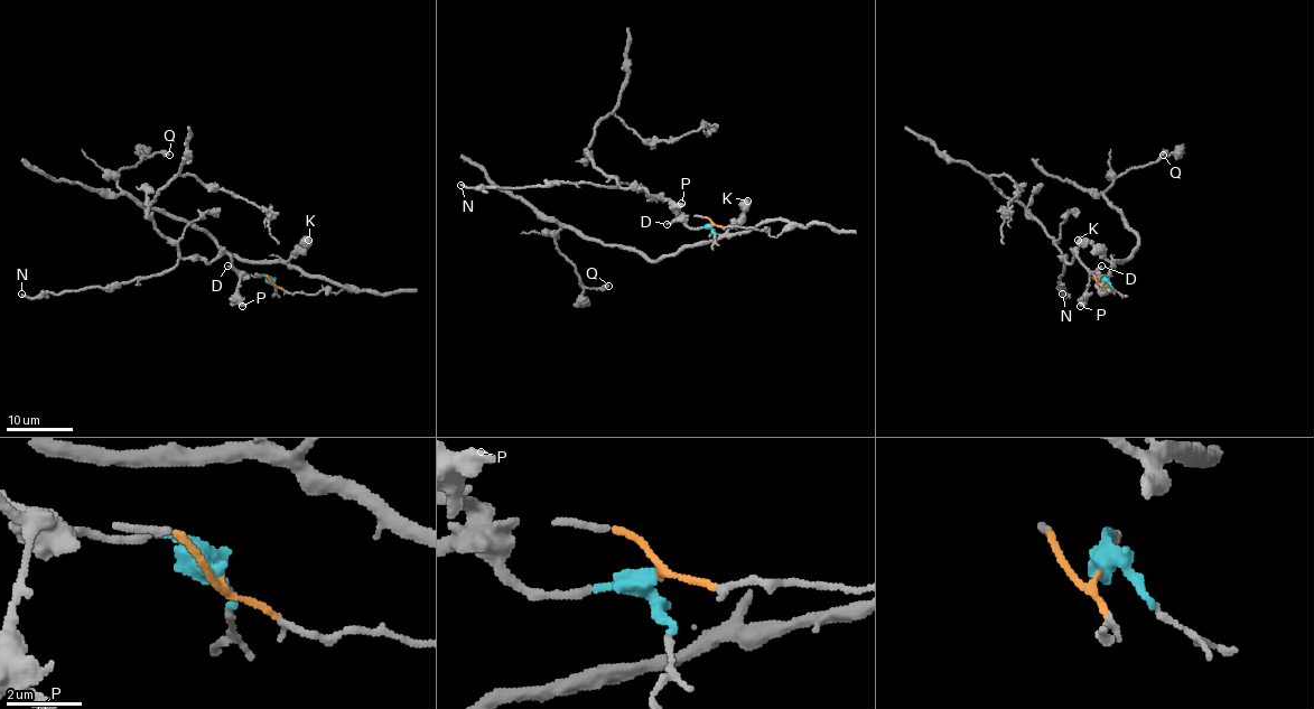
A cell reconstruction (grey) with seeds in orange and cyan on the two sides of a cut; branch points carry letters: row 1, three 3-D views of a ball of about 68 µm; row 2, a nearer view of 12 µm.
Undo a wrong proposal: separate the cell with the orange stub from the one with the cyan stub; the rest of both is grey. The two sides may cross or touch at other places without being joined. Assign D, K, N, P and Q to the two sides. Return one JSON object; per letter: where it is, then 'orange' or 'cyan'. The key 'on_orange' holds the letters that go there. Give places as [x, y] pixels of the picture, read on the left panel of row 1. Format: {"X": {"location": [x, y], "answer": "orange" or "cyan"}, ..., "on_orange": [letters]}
{"D": {"location": [227, 266], "answer": "cyan"}, "K": {"location": [308, 240], "answer": "orange"}, "N": {"location": [21, 294], "answer": "cyan"}, "P": {"location": [242, 306], "answer": "cyan"}, "Q": {"location": [169, 155], "answer": "orange"}, "on_orange": ["K", "Q"]}

